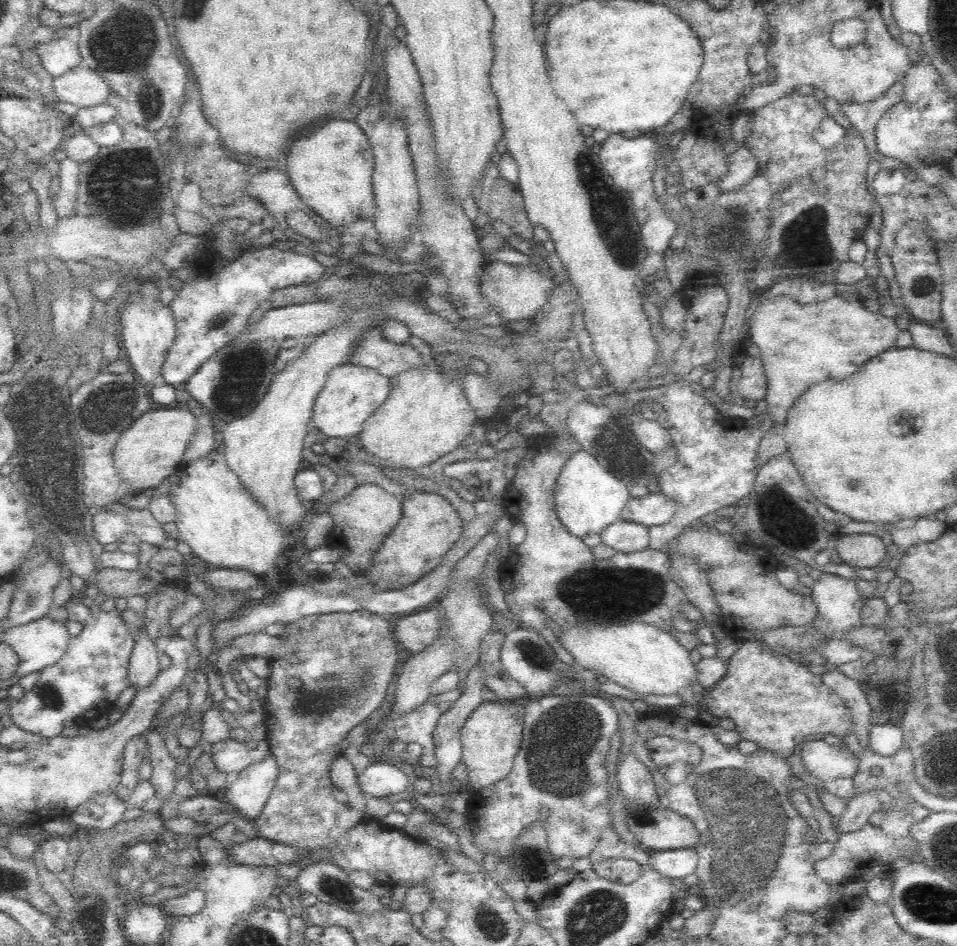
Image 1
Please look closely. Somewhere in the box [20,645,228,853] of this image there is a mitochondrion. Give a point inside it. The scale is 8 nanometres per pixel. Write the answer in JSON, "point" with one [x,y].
{"point":[52,699]}

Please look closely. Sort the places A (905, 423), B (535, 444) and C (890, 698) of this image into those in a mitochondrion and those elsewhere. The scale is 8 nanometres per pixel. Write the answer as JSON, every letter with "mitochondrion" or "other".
{"A":"mitochondrion","B":"other","C":"other"}

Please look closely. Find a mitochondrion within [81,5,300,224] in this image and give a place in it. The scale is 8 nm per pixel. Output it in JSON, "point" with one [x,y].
{"point":[113,51]}

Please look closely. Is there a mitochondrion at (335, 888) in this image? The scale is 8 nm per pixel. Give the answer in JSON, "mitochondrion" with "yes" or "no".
{"mitochondrion":"yes"}

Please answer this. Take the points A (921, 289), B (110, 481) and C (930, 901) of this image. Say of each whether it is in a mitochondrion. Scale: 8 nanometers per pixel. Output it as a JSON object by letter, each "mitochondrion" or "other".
{"A":"other","B":"other","C":"mitochondrion"}

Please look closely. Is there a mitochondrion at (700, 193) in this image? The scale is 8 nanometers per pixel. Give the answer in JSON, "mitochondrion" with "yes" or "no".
{"mitochondrion":"no"}

